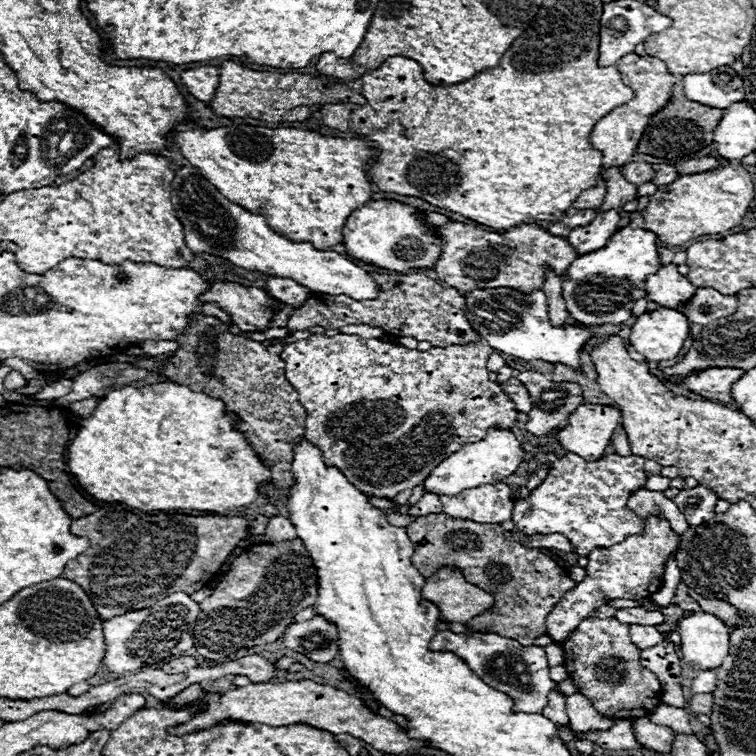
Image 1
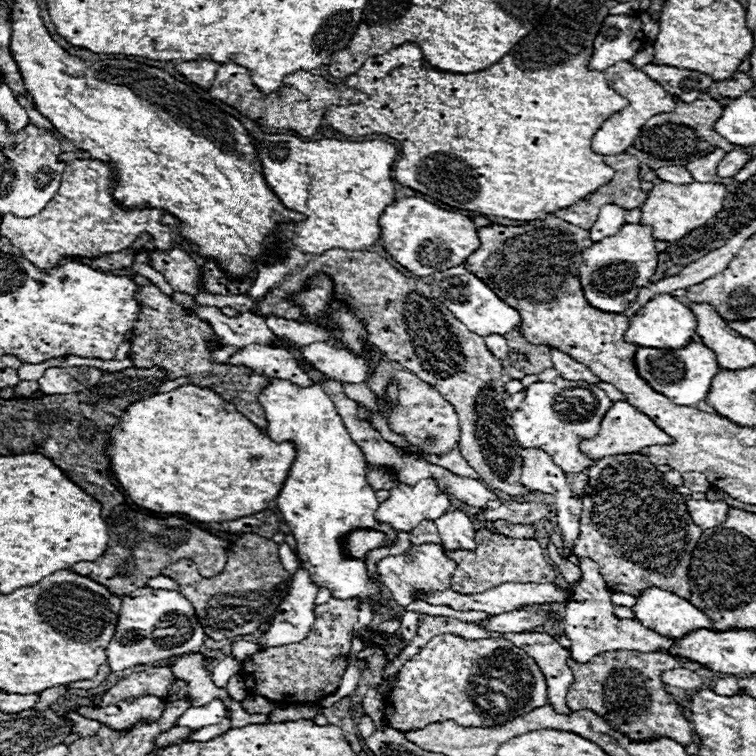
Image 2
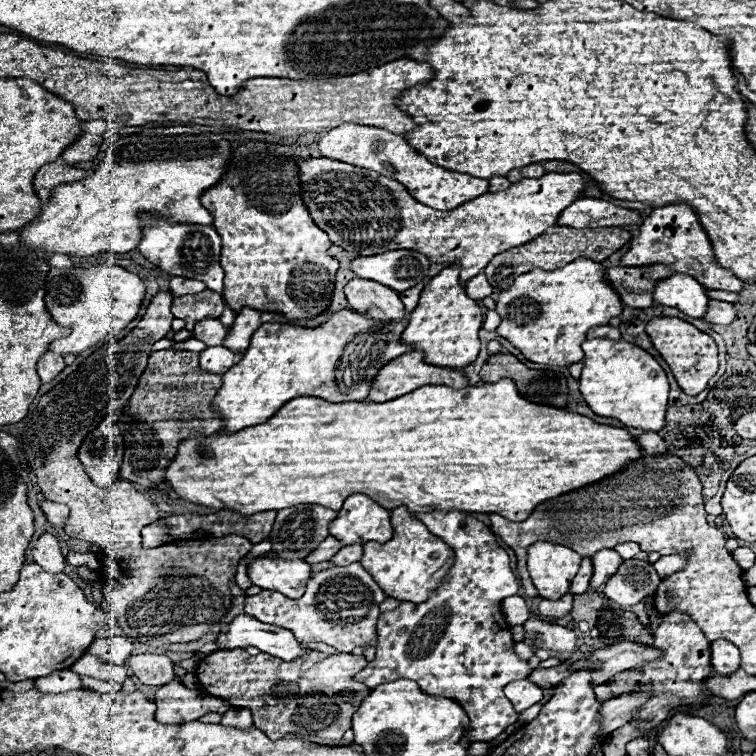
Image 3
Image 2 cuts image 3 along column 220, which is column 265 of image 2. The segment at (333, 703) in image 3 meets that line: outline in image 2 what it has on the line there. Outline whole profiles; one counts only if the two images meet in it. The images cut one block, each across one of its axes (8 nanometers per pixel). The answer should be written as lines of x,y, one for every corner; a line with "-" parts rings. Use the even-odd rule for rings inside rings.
330,598
326,604
316,606
314,614
316,622
304,642
296,646
260,650
242,662
242,678
252,696
258,694
278,704
306,704
318,702
320,698
326,698
338,690
342,674
348,668
348,658
352,650
352,632
354,618
358,618
358,600

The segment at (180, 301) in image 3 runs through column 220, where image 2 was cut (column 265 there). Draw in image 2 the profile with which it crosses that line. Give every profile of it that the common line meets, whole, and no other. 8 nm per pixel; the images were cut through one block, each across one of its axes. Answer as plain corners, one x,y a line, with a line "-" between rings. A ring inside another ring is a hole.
328,250
318,256
308,256
308,264
288,276
272,292
260,300
264,314
276,314
288,320
300,318
300,308
286,300
288,294
304,288
308,276
322,270
334,280
334,292
346,300
354,314
366,322
370,342
398,362
402,368
414,372
420,380
432,384
446,402
450,402
460,420
458,448
466,462
478,472
480,480
510,496
526,496
530,490
520,482
522,458
512,434
512,416
504,408
504,380
500,360
486,348
484,338
470,332
422,280
404,276
390,262
366,250

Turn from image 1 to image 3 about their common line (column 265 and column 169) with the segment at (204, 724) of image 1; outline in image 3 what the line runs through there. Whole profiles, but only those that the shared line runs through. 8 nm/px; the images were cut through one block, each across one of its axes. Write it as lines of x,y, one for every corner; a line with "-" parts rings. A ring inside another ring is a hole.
174,680
156,690
156,720
162,724
184,724
202,718
208,712
226,714
230,704
222,698
210,696
206,692
194,692

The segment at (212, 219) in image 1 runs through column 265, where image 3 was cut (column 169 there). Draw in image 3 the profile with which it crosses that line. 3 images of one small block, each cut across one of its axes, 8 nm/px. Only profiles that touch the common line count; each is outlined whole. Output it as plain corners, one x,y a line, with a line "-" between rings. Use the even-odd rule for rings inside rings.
142,214
142,240
138,244
138,250
144,258
148,258
152,264
160,266
172,276
184,276
192,280
202,280
208,284
210,290
222,294
224,292
224,270
220,268
220,236
212,226
200,226
200,224
178,224
170,222
168,218

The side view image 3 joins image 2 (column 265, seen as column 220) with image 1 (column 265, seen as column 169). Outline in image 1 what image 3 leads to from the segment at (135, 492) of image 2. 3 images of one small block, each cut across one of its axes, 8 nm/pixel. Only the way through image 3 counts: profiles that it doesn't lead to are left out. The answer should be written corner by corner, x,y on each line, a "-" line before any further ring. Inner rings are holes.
168,380
144,388
124,386
108,390
94,412
80,420
80,428
68,444
68,466
78,484
102,502
124,502
144,512
200,510
222,514
252,504
258,498
256,486
270,482
268,468
252,452
244,434
232,426
234,418
224,412
224,404
204,392
192,392

